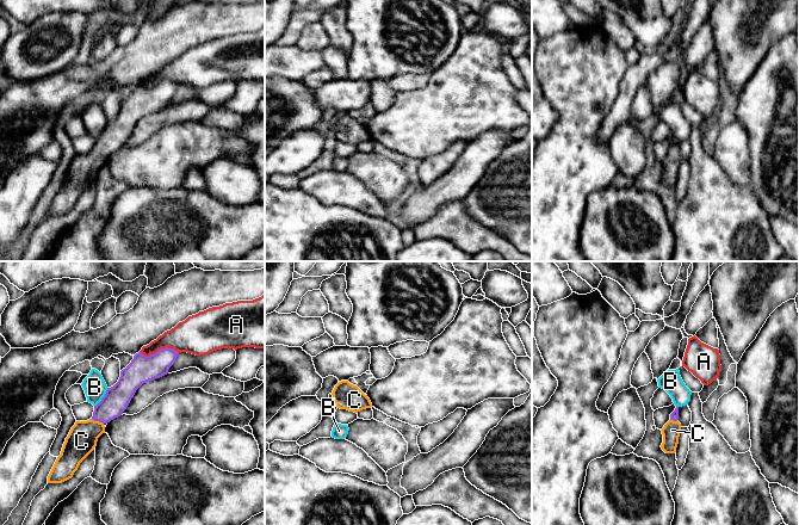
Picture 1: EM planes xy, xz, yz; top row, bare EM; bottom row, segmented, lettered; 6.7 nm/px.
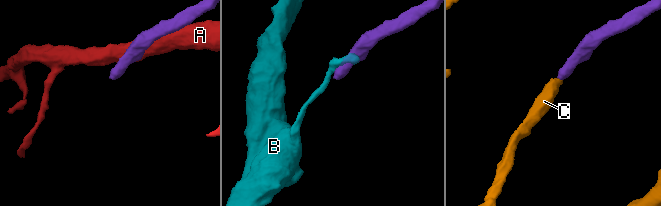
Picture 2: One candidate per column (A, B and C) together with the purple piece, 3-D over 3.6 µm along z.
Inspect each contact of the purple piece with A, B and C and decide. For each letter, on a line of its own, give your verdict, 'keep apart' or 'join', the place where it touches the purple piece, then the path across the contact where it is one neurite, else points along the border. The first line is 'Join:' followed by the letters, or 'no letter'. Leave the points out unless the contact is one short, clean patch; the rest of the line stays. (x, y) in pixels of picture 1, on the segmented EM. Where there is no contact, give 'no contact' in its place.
Join: C
A: keep apart; meets purple in xy at (159, 350)
B: keep apart; meets purple in xy at (103, 397); border along xy (107, 388), (104, 396), (94, 406)
C: join; meets purple in xy at (97, 420); runs through xy (117, 397), (97, 420), (81, 440)

